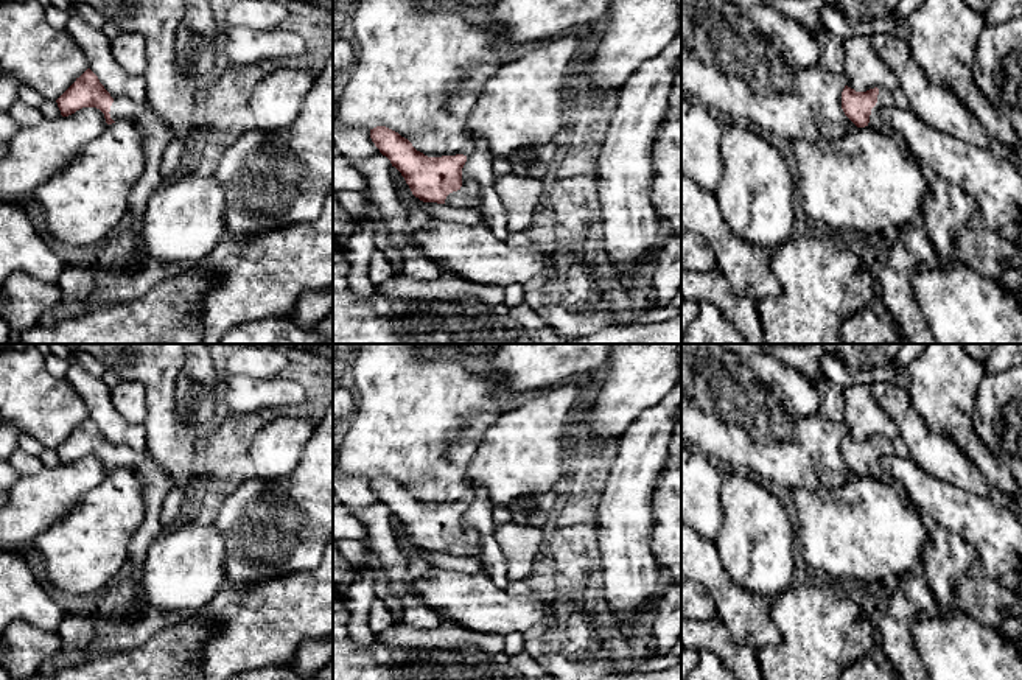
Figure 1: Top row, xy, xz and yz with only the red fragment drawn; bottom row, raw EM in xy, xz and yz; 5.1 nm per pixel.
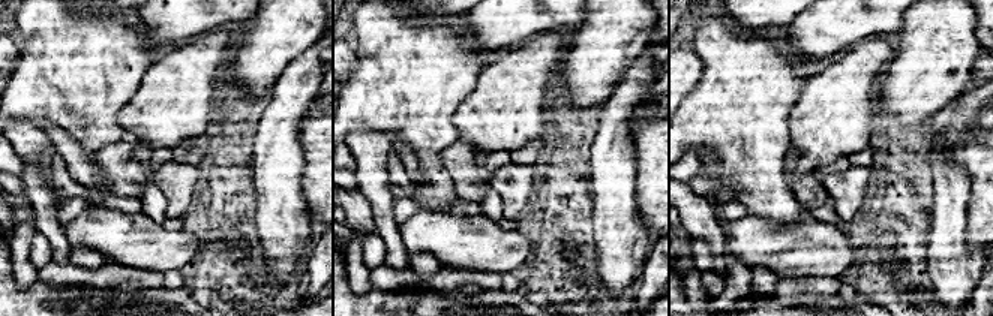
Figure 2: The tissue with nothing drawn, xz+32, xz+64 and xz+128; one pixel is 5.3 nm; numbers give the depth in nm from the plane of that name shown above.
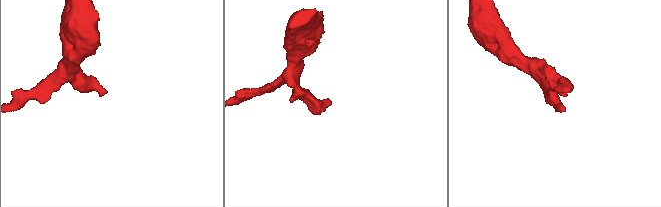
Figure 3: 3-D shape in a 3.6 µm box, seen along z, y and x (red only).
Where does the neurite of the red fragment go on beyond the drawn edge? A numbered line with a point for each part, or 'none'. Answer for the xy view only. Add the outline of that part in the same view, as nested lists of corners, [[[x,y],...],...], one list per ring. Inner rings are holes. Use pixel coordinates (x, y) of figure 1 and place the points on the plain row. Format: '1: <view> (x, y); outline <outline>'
1: xy (122, 456); outline [[[120,445],[114,448],[109,462],[114,470],[128,468],[138,471],[142,470],[143,454],[138,454],[131,448]]]

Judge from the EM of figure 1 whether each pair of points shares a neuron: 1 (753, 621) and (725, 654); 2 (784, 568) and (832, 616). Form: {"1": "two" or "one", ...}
{"1": "two", "2": "two"}

